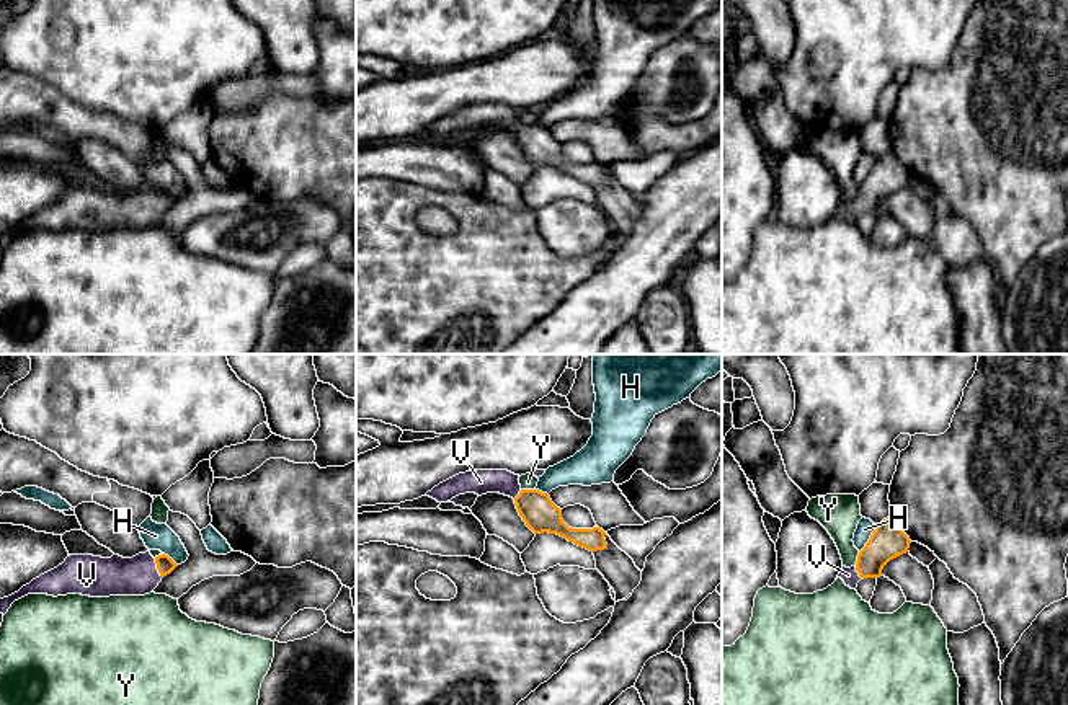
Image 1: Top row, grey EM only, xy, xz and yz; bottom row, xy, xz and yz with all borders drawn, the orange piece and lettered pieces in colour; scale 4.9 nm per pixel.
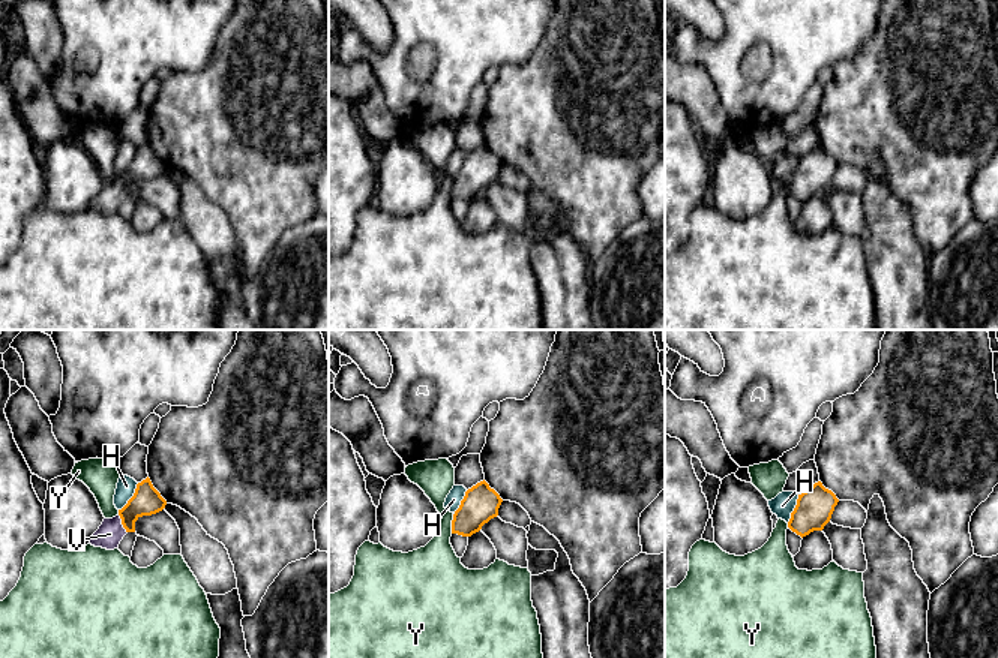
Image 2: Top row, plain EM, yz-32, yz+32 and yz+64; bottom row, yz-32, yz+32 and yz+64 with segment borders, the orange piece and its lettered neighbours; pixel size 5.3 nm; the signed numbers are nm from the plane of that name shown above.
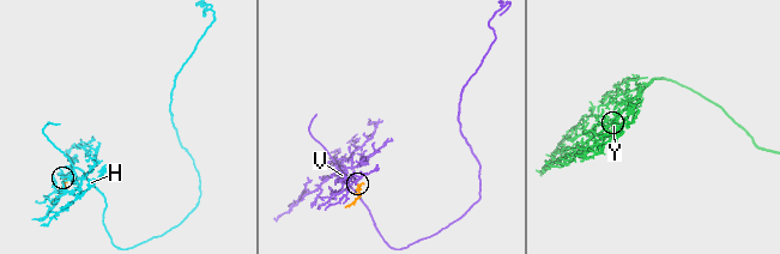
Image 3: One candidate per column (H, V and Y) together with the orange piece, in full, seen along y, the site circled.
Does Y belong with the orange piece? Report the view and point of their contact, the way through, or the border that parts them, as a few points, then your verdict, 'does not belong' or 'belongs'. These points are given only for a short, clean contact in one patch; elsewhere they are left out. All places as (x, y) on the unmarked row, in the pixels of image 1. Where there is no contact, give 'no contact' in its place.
meets orange in xz at (528, 124); border along xz (521, 123), (534, 124); does not belong

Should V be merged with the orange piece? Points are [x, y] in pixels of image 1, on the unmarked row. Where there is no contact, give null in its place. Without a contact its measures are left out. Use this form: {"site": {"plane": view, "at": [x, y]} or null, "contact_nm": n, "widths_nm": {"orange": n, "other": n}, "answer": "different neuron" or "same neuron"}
{"site": {"plane": "xy", "at": [157, 203]}, "contact_nm": 100, "widths_nm": {"orange": 90, "other": 190}, "answer": "same neuron"}

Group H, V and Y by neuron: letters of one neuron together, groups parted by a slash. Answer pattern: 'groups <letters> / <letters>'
groups H / V / Y

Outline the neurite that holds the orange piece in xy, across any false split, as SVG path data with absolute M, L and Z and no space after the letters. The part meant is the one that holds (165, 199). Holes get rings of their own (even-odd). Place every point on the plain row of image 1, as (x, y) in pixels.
M150 186L132 193L113 189L101 193L93 189L70 189L57 202L41 209L18 227L0 233L0 248L7 248L11 238L28 228L90 232L145 230L150 228L163 211L178 199L168 189L152 191Z

